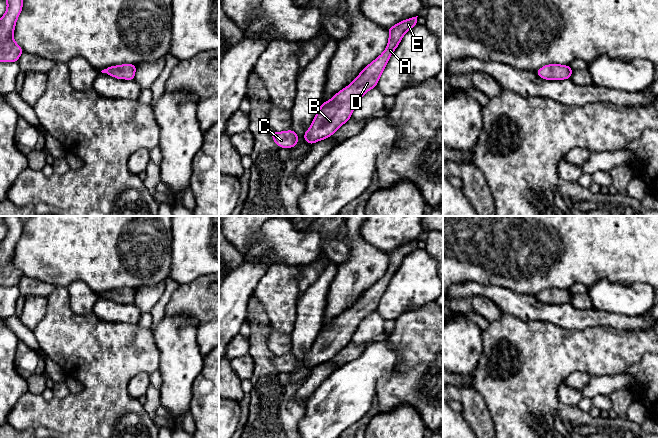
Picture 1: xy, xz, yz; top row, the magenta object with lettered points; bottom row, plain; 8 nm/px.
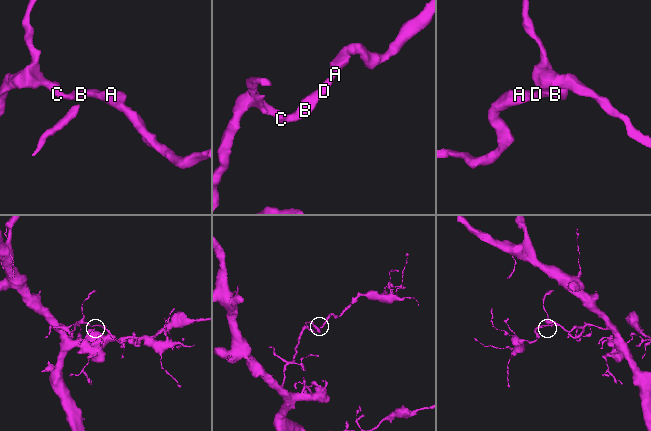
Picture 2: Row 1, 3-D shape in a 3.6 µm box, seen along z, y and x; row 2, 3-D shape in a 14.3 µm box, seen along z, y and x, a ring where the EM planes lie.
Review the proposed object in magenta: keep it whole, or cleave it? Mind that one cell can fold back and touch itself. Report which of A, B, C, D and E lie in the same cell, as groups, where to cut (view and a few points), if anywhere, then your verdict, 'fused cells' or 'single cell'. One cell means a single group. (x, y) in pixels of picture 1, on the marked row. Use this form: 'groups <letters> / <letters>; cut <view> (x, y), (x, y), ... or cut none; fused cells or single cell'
groups A B C D E; cut none; single cell

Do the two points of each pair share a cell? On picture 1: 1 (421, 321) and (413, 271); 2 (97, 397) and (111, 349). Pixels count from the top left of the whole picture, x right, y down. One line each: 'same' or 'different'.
1: different
2: same

